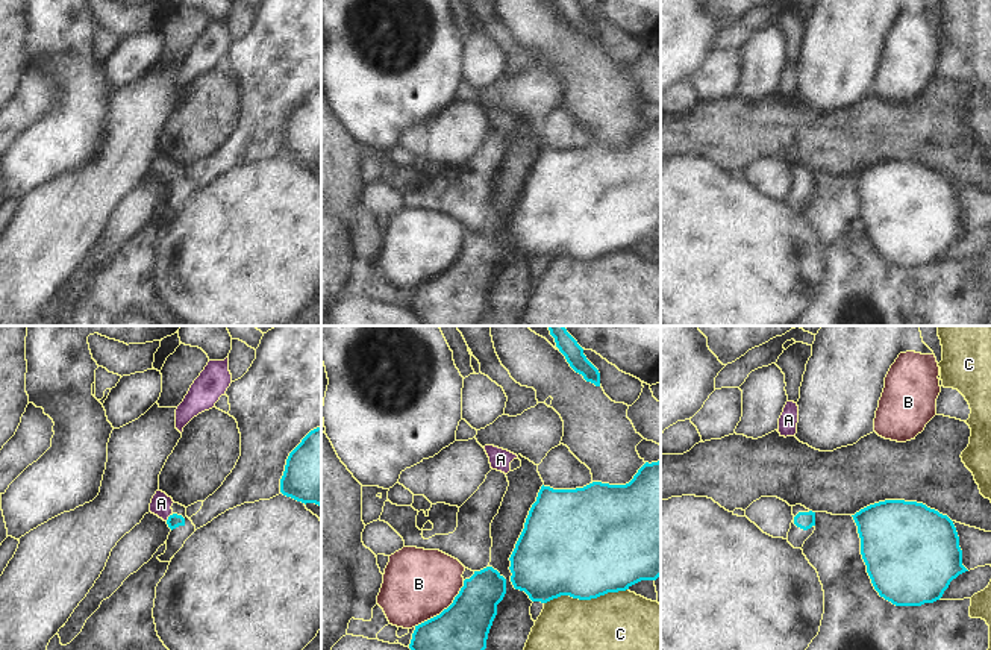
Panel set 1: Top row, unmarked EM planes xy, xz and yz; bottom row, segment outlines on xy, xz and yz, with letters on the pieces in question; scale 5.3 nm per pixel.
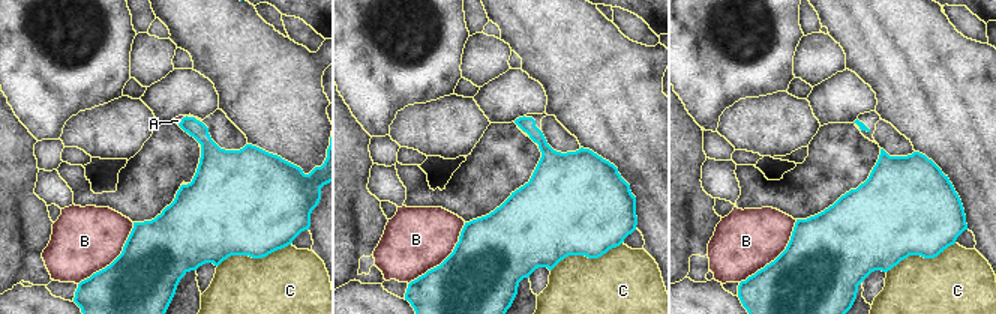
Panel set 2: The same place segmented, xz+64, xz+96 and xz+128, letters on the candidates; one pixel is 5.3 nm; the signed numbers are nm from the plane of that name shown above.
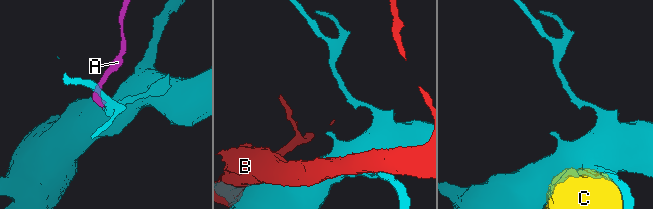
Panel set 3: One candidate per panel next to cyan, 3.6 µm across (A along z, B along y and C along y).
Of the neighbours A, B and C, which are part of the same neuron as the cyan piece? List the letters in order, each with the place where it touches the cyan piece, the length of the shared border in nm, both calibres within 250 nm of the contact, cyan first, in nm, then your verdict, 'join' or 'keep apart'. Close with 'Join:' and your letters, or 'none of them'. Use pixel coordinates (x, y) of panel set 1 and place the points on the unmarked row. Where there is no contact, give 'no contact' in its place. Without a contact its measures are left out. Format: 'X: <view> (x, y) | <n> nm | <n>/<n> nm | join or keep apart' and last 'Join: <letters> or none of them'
A: xy (168, 178) | 60 nm | 70/110 nm | join
B: xz (444, 270) | 360 nm | 320/380 nm | keep apart
C: xz (585, 259) | 460 nm | 500/500 nm | keep apart
Join: A

